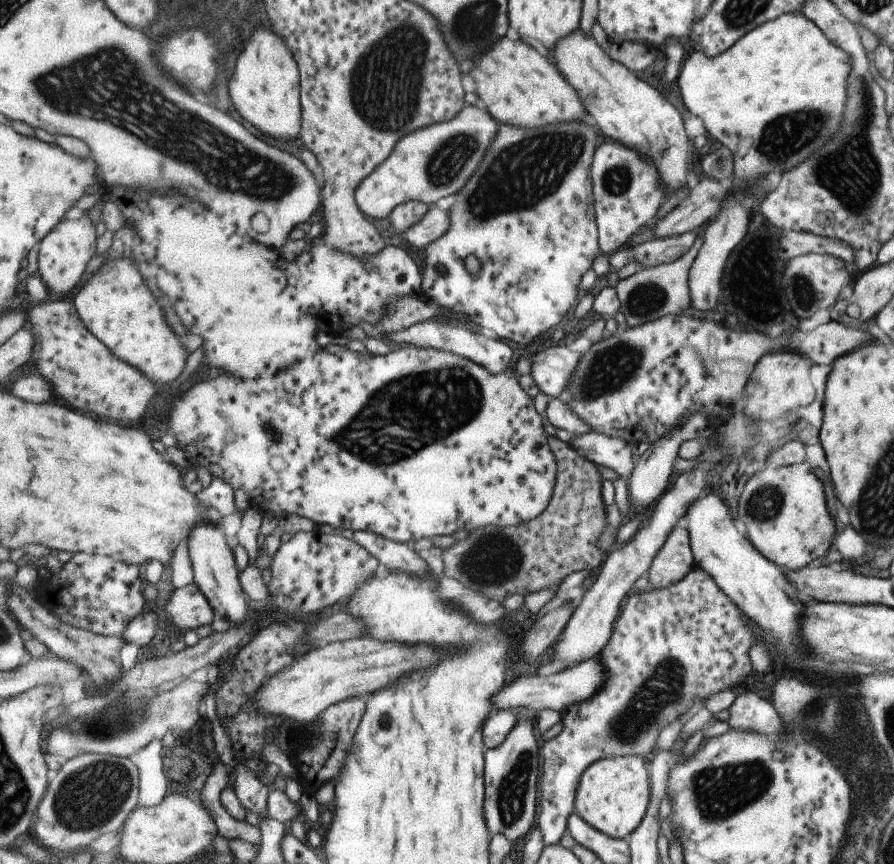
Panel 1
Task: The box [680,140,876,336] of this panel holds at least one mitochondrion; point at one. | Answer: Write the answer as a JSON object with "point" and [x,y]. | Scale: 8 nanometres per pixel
{"point":[807,294]}

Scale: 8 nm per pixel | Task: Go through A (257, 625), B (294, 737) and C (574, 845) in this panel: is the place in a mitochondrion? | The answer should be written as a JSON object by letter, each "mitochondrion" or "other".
{"A":"other","B":"other","C":"other"}

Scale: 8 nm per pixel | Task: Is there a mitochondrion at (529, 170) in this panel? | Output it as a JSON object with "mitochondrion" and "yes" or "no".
{"mitochondrion":"yes"}

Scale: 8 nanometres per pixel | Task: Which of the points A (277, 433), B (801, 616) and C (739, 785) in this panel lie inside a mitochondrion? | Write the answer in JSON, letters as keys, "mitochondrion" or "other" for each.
{"A":"mitochondrion","B":"other","C":"mitochondrion"}

